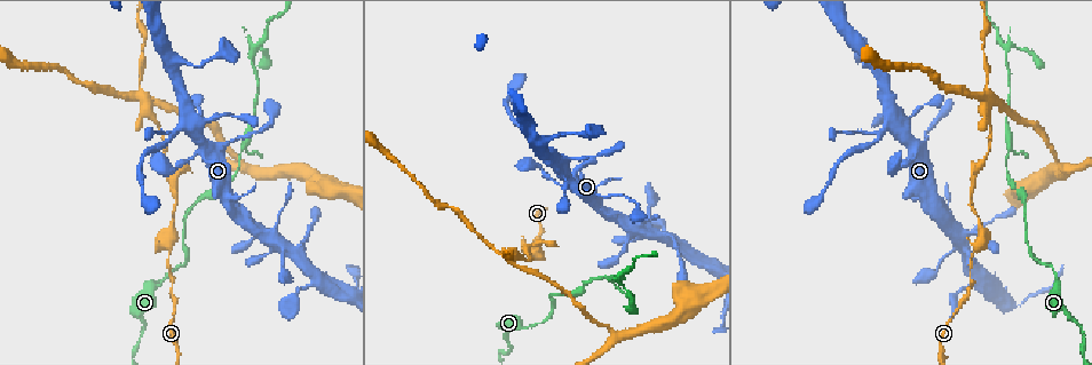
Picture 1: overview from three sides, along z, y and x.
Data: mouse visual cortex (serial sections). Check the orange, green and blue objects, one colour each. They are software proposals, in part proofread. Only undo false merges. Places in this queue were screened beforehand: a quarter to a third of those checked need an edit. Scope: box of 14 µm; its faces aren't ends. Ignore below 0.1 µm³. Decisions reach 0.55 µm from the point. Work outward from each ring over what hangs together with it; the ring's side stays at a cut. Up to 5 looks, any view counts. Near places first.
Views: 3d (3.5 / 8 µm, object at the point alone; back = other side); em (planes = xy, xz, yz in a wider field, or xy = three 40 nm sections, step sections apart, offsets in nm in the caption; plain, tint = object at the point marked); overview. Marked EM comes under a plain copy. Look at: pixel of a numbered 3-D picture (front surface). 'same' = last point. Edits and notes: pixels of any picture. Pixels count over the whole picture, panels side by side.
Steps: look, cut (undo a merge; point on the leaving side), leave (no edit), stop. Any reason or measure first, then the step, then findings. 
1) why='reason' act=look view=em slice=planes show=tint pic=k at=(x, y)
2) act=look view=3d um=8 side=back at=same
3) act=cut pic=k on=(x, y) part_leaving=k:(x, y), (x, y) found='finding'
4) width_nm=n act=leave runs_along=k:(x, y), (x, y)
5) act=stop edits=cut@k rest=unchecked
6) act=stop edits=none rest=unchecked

why='abrupt turn' act=look view=3d um=3.5 pic=1 at=(989, 103)

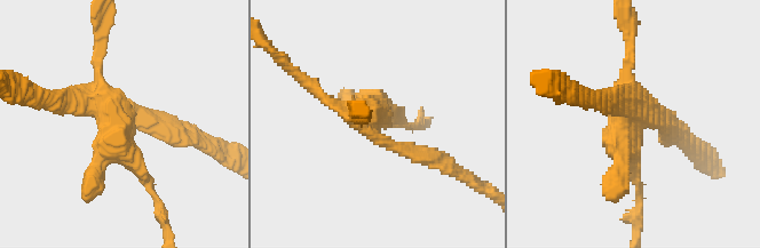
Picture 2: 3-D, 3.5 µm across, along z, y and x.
why='shape alone is not enough' act=look view=em slice=xy step=1 show=tint pic=2 at=(628, 111)

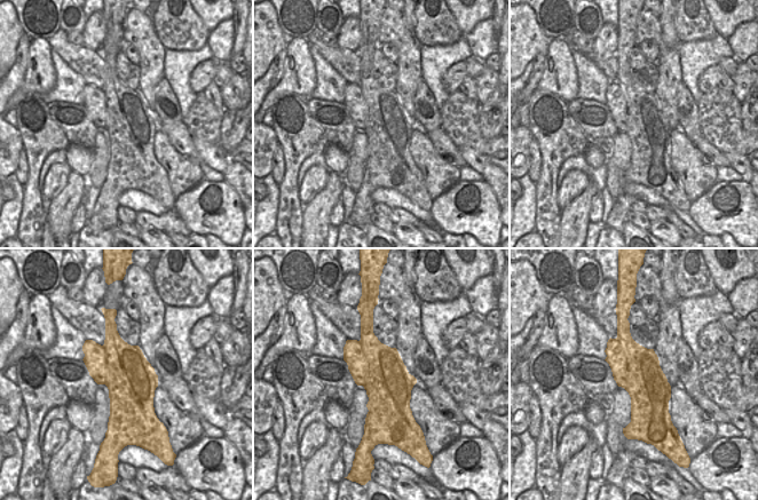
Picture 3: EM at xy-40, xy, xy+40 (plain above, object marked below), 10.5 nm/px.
width_nm=500 act=cut pic=2 on=(158, 128) part_leaving=2:(371, 132), (466, 176) found='two cells meet here'

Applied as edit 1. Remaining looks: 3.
act=look view=overview

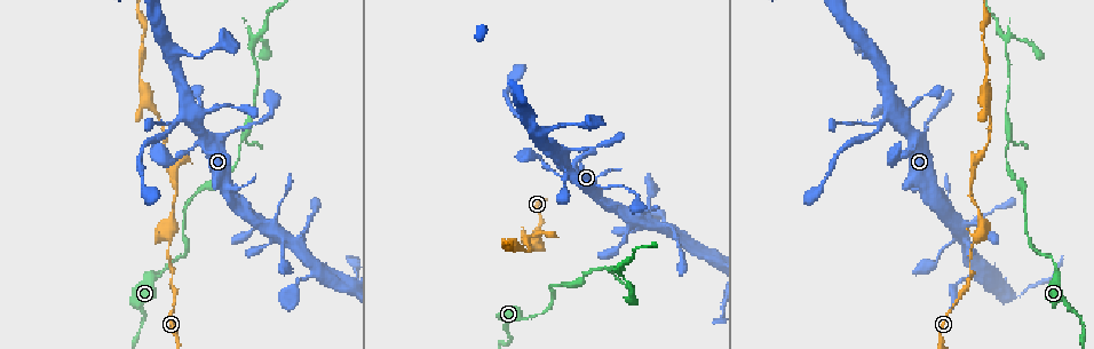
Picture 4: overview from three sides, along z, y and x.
why='abrupt turn' act=look view=3d um=8 pic=4 at=(1005, 41)

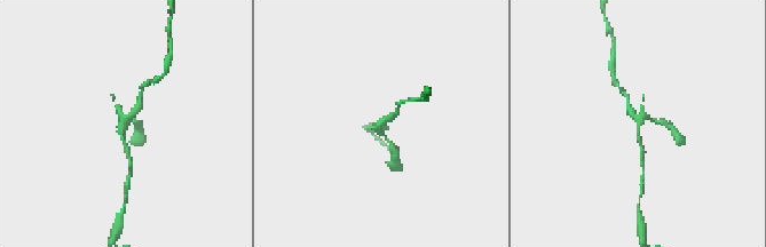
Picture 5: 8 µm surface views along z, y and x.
act=look view=em slice=planes show=tint pic=5 at=(119, 120)

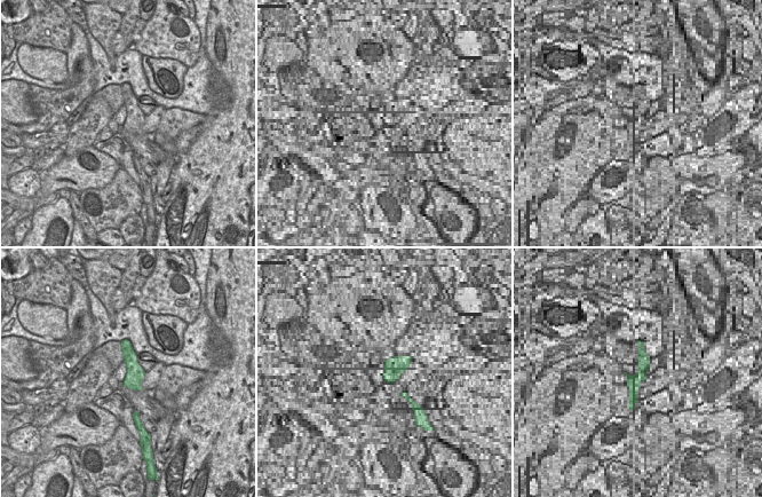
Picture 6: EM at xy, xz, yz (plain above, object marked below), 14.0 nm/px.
act=leave runs_along=5:(641, 152), (639, 121), (649, 117), (663, 122) found='continuous, no second cell'

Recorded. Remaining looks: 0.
act=stop edits=cut@2 rest=unchecked

